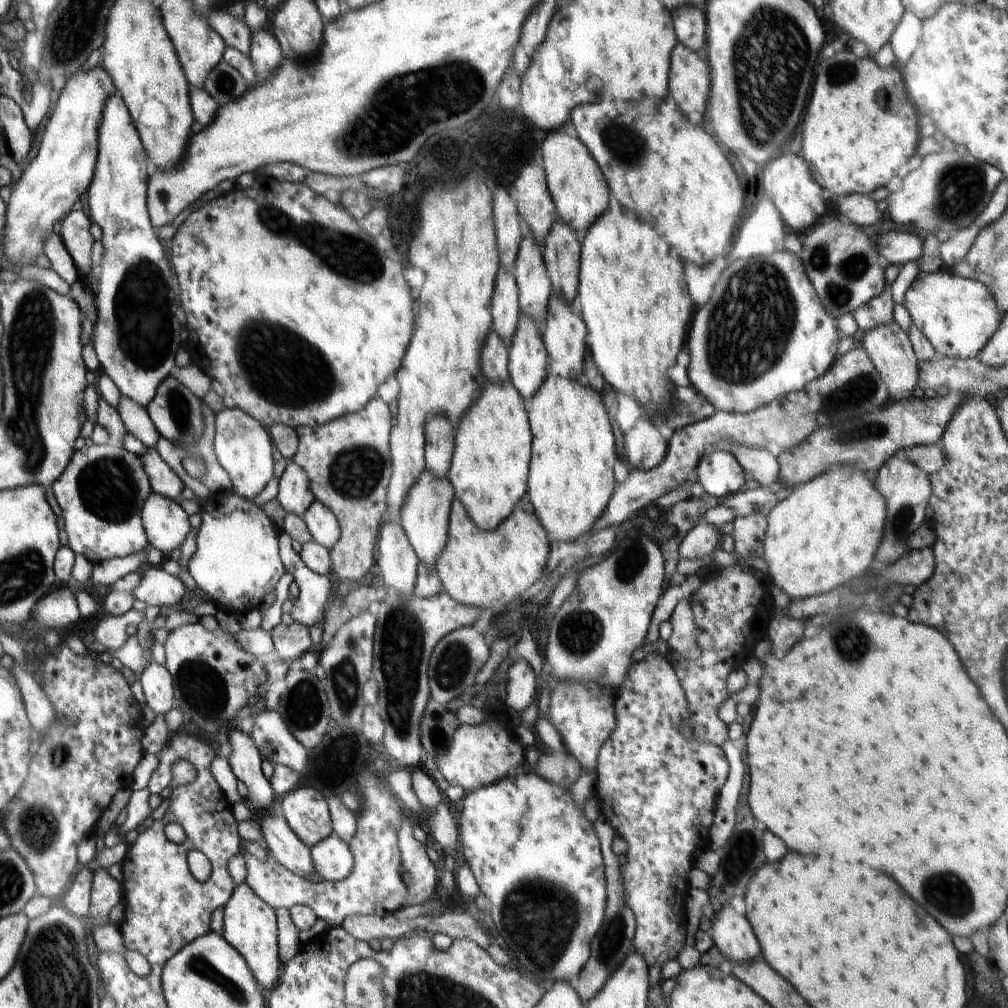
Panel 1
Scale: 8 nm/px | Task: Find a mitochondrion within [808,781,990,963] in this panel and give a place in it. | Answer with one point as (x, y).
(945, 891)

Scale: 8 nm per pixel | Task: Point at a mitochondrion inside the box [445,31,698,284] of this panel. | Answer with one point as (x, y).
(625, 145)

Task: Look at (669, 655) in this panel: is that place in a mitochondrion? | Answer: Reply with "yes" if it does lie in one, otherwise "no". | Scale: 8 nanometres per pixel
no

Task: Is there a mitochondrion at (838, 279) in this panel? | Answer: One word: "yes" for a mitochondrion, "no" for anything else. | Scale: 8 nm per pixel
yes

